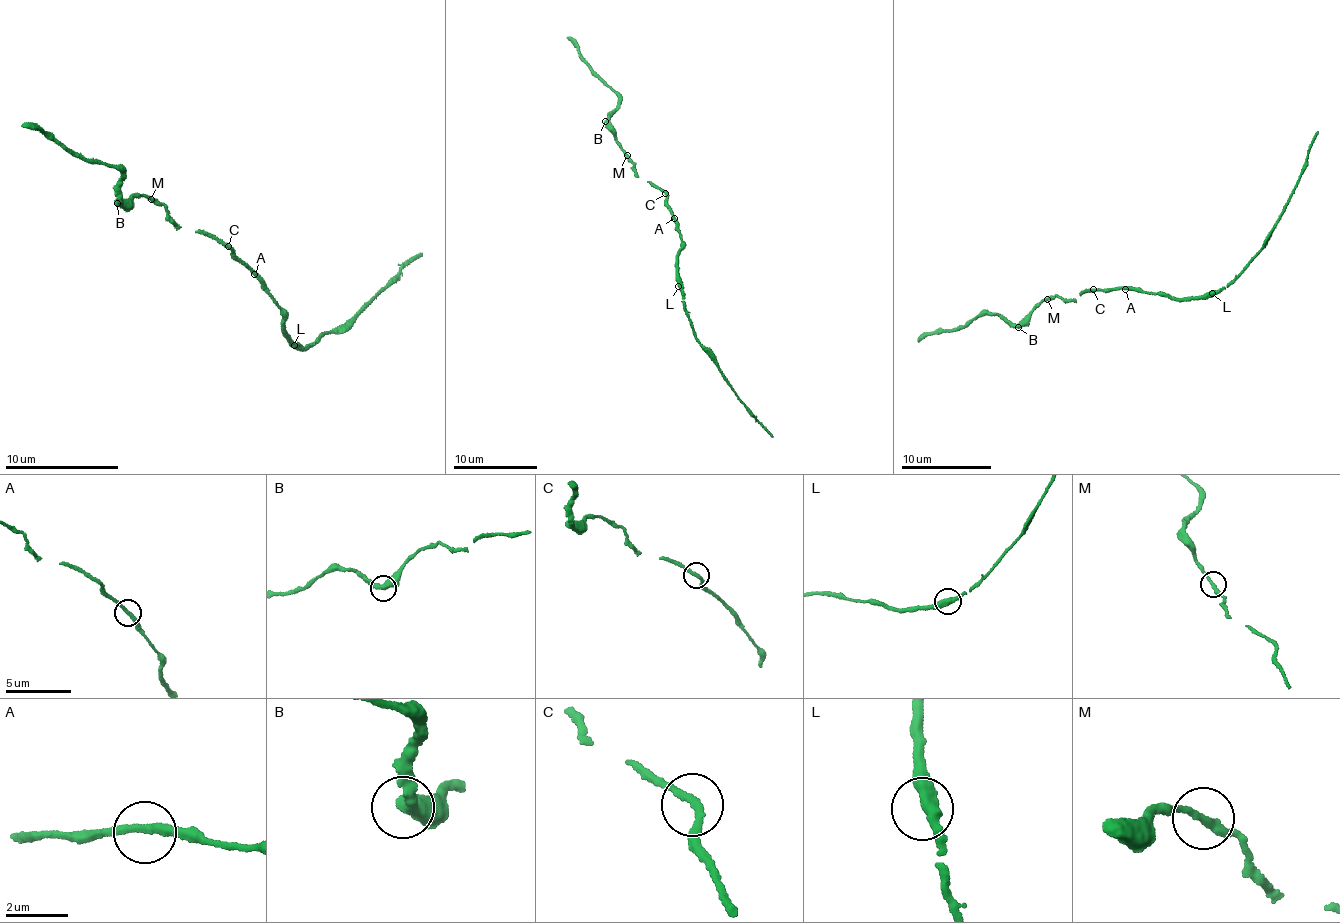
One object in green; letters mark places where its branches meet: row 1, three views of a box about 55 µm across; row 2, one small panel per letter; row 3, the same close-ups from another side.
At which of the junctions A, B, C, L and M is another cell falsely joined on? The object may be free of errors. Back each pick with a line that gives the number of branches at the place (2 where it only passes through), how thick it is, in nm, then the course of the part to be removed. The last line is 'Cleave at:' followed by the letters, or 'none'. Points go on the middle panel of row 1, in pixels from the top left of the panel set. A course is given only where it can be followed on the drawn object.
Cleave at: none

